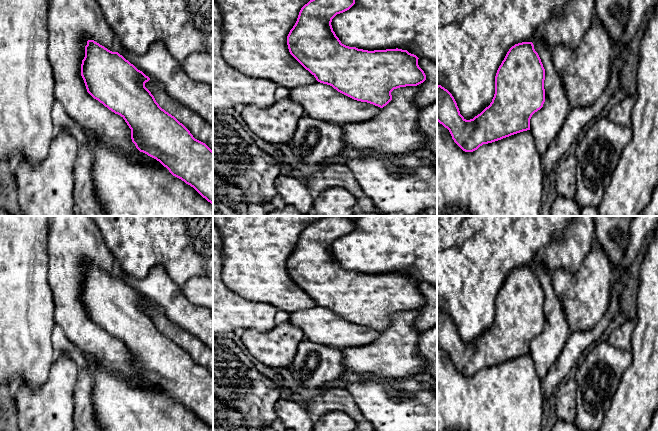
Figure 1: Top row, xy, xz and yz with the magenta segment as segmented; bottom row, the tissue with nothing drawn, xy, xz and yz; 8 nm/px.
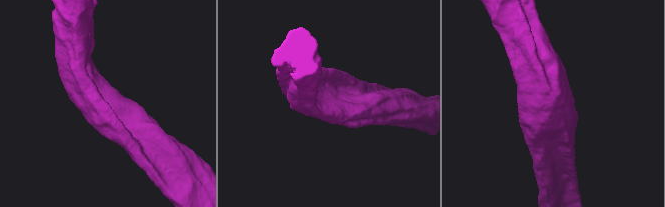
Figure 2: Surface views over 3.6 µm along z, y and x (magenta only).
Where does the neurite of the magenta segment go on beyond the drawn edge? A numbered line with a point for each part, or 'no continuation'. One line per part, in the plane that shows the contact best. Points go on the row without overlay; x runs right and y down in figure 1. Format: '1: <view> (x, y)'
1: xy (74, 242)

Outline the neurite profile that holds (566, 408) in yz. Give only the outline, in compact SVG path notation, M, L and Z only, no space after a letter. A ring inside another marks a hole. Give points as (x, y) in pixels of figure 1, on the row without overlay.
M569 379L558 387L556 395L556 416L558 420L551 431L579 431L574 423L577 416L576 393L577 384L574 379Z

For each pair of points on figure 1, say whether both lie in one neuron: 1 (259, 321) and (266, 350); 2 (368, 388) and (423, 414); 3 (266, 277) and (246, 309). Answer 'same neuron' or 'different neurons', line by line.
1: different neurons
2: same neuron
3: different neurons

